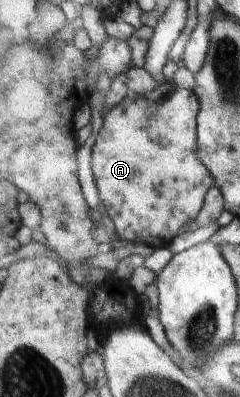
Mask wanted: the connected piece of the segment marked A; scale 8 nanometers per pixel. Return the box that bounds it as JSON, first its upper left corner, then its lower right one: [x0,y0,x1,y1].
[94,87,215,247]

